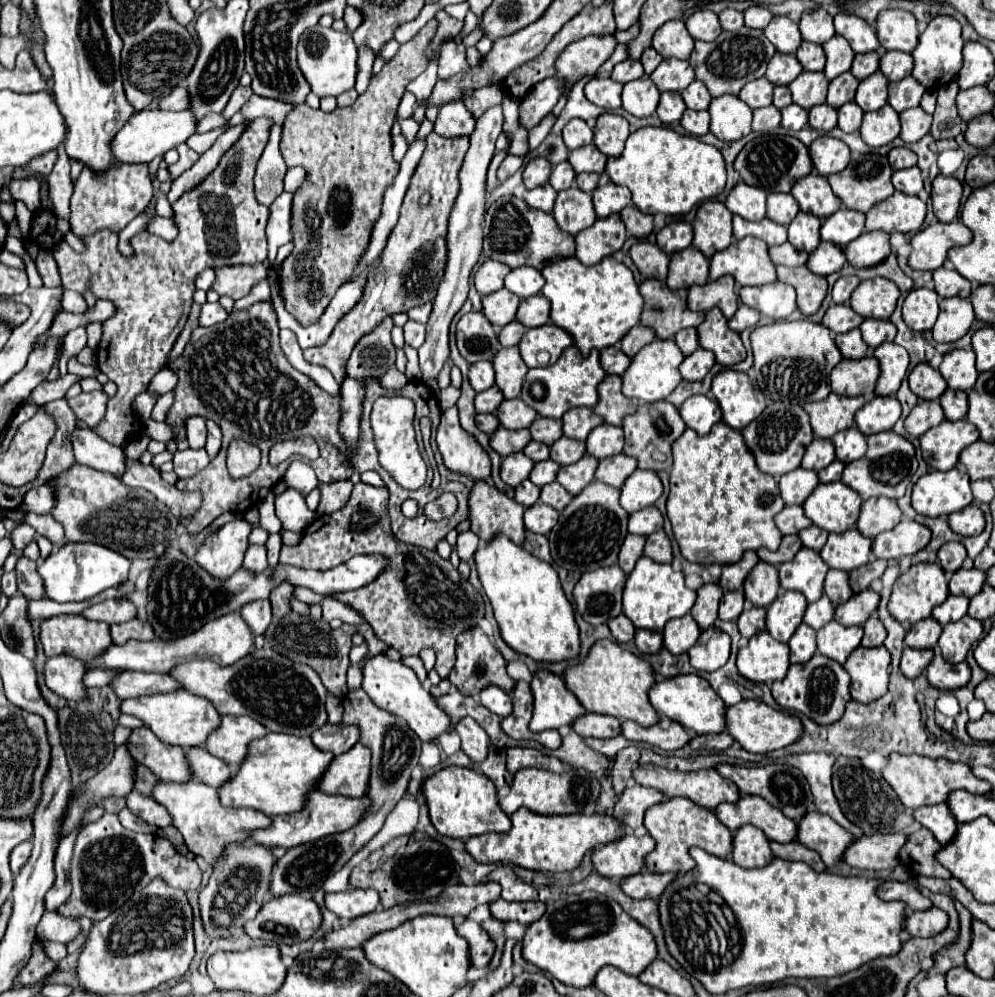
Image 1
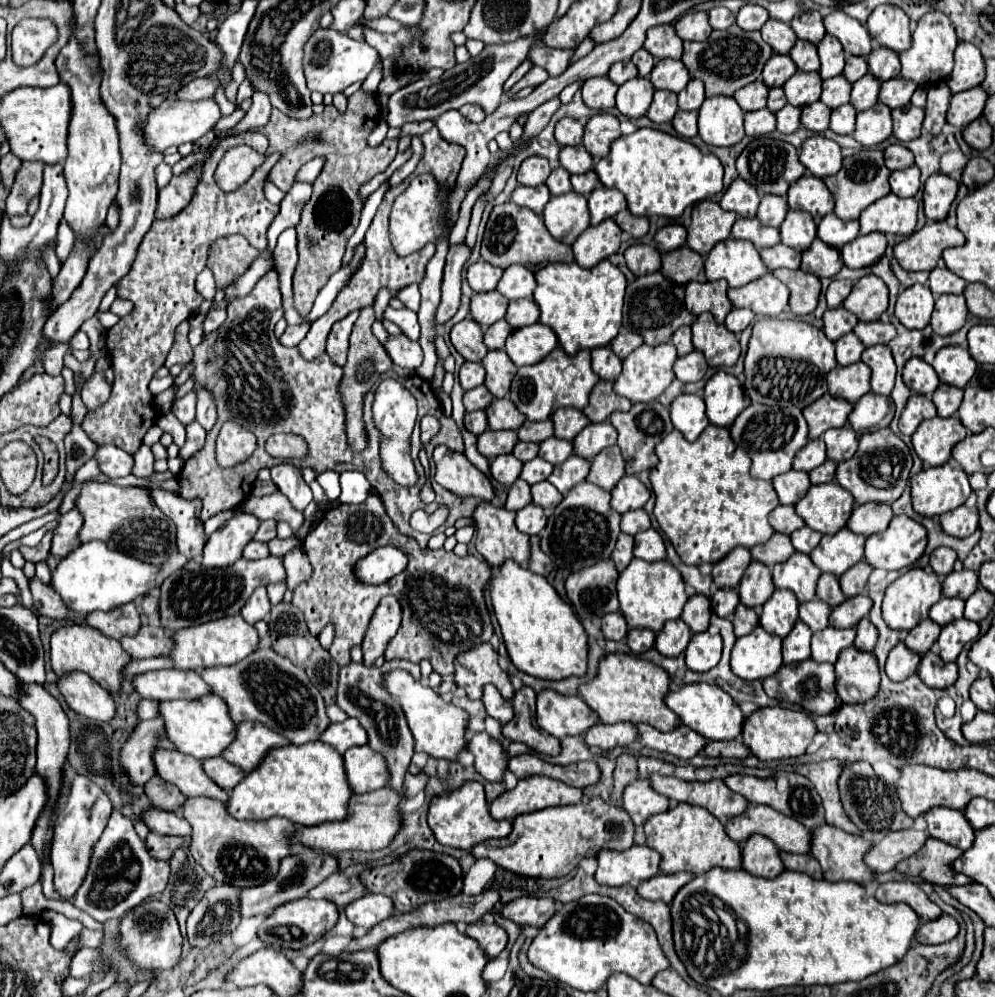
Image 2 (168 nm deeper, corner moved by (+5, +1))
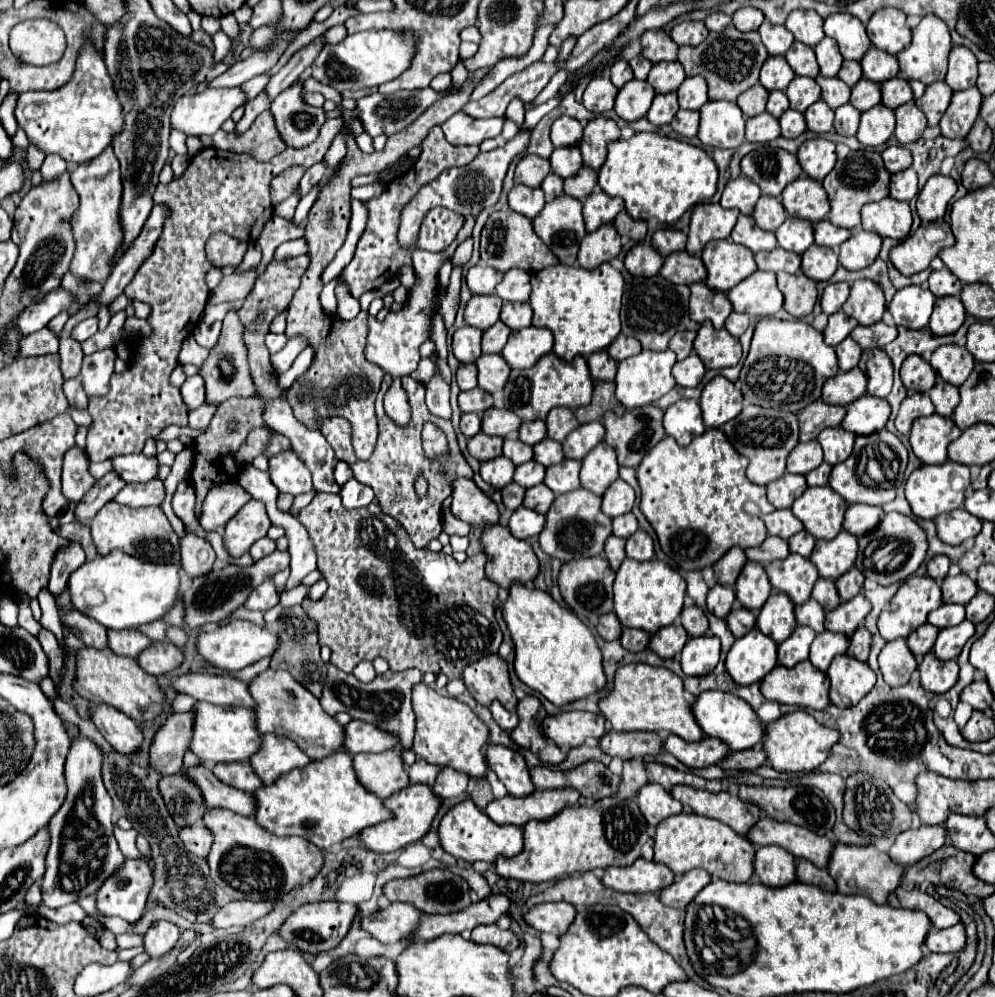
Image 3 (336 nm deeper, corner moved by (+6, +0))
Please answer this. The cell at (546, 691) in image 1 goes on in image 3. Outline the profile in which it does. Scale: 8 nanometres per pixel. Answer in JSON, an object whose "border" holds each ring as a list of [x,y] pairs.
{"border":[[[564,711],[558,715],[546,715],[542,729],[546,737],[550,737],[564,751],[582,745],[586,737],[600,739],[606,733],[604,717],[588,711]]]}

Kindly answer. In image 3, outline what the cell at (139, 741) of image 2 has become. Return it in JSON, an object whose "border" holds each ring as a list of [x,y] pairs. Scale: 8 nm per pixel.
{"border":[[[172,713],[158,727],[152,737],[148,763],[160,775],[172,775],[182,769],[184,751],[188,751],[188,741],[192,739],[192,713]]]}

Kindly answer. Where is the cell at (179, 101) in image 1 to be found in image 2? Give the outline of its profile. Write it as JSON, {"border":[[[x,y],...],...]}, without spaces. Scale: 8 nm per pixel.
{"border":[[[197,78],[191,84],[187,84],[185,88],[181,88],[179,92],[179,100],[203,100],[203,98],[211,98],[215,96],[217,88],[221,86],[221,82],[215,78]]]}

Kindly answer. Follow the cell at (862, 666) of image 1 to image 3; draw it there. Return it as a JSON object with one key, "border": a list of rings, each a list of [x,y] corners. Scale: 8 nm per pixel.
{"border":[[[834,657],[830,669],[830,699],[836,707],[852,707],[868,695],[876,683],[876,673],[868,663],[856,661],[854,657]]]}

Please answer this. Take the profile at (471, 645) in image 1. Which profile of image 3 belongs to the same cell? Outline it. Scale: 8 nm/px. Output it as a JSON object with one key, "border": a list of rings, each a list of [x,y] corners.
{"border":[[[488,655],[480,661],[474,661],[472,665],[466,665],[462,679],[466,683],[466,689],[480,705],[488,707],[494,699],[498,699],[508,711],[512,711],[518,703],[510,685],[508,665],[498,655]]]}

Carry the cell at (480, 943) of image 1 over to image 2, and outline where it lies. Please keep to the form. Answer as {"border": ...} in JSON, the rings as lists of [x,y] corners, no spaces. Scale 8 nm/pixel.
{"border":[[[477,922],[477,924],[469,924],[465,930],[467,936],[471,936],[473,940],[479,942],[479,946],[485,950],[485,954],[489,958],[499,956],[505,946],[507,946],[507,932],[499,926],[499,924],[487,924],[487,922]]]}

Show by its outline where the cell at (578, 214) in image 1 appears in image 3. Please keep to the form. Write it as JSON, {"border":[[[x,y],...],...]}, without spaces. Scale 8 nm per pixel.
{"border":[[[566,193],[552,199],[532,221],[536,235],[564,265],[576,261],[578,245],[586,235],[582,219],[582,203]]]}

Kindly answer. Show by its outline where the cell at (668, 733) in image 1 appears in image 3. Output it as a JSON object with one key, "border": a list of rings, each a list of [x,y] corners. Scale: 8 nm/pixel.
{"border":[[[668,735],[664,739],[664,751],[672,753],[688,767],[708,767],[722,761],[730,749],[720,739],[708,735],[700,741],[684,741],[678,735]]]}

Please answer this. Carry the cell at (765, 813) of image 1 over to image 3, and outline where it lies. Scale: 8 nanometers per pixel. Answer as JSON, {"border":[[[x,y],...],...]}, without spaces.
{"border":[[[762,817],[750,833],[746,833],[746,839],[752,845],[780,845],[794,857],[808,859],[816,867],[826,867],[830,851],[834,843],[828,837],[816,835],[810,829],[792,825],[792,823],[780,823],[770,817]]]}

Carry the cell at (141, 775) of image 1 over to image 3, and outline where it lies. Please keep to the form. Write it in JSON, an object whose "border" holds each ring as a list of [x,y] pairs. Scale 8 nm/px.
{"border":[[[182,773],[162,777],[160,795],[164,797],[166,809],[168,813],[172,813],[172,819],[178,827],[196,825],[202,819],[206,805],[200,795],[200,789],[192,785],[192,781]]]}

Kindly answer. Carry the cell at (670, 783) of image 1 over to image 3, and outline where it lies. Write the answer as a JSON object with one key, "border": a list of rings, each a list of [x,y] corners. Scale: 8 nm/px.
{"border":[[[674,785],[670,795],[680,801],[686,811],[718,819],[732,827],[738,835],[748,833],[748,829],[760,819],[760,809],[756,805],[740,801],[738,795],[730,791],[712,793],[688,785]]]}

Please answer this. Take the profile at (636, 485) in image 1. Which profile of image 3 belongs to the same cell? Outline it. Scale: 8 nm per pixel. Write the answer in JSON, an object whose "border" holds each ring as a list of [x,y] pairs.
{"border":[[[616,479],[602,497],[602,511],[608,517],[618,517],[632,511],[634,501],[636,501],[636,491],[626,481]]]}

